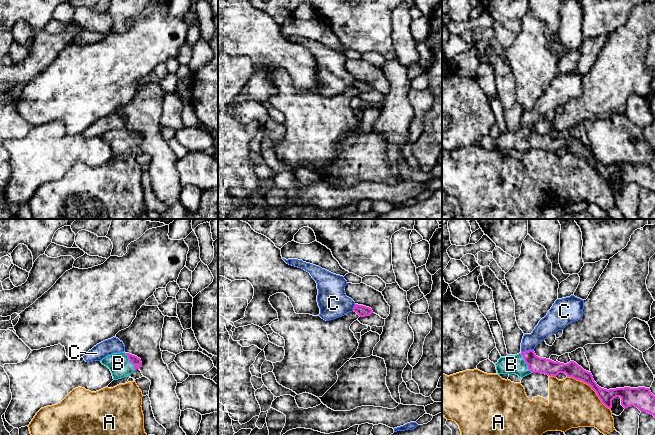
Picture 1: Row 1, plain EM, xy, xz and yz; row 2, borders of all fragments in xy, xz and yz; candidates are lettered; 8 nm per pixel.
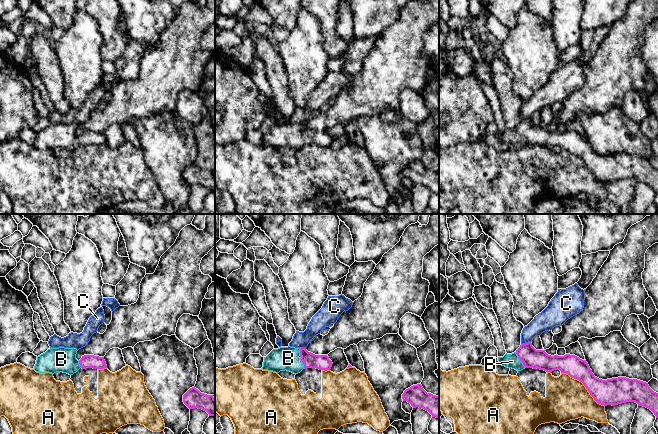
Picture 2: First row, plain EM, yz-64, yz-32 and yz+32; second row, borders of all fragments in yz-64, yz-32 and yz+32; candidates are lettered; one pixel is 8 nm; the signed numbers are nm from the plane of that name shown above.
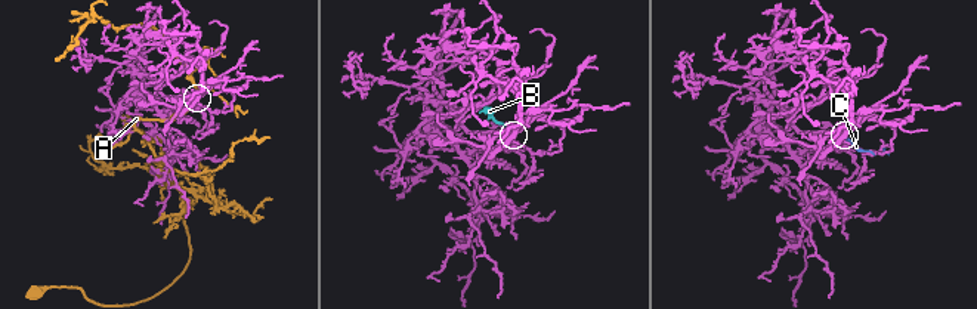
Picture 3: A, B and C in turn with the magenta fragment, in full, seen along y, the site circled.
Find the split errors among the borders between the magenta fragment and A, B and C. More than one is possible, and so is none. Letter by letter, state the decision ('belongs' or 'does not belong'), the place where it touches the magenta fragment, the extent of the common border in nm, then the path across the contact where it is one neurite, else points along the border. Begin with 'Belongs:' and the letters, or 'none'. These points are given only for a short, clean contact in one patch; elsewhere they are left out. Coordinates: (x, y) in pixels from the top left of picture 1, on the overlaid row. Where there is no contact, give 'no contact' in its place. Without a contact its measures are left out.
Belongs: B
A: does not belong | yz (590, 386) | 440 nm
B: belongs | yz (525, 362) | 190 nm | across yz (535, 364), (525, 362), (511, 364)
C: does not belong | yz (527, 351) | 110 nm | along yz (533, 349), (521, 352)

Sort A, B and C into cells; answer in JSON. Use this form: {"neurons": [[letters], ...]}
{"neurons": [["A"], ["B"], ["C"]]}

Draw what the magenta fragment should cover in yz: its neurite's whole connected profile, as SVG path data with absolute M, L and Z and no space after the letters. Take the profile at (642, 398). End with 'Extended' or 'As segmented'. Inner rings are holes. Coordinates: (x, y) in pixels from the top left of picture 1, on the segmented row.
M534 350L521 352L517 355L501 357L496 365L498 374L516 374L523 378L531 373L541 373L556 377L559 373L565 373L567 377L583 381L588 384L597 394L601 402L609 409L612 408L612 400L621 398L621 405L624 408L637 407L641 412L647 412L655 417L655 396L649 388L616 388L604 389L597 385L591 372L584 370L576 362L570 361L567 364L554 362L550 359L538 357Z. Extended

